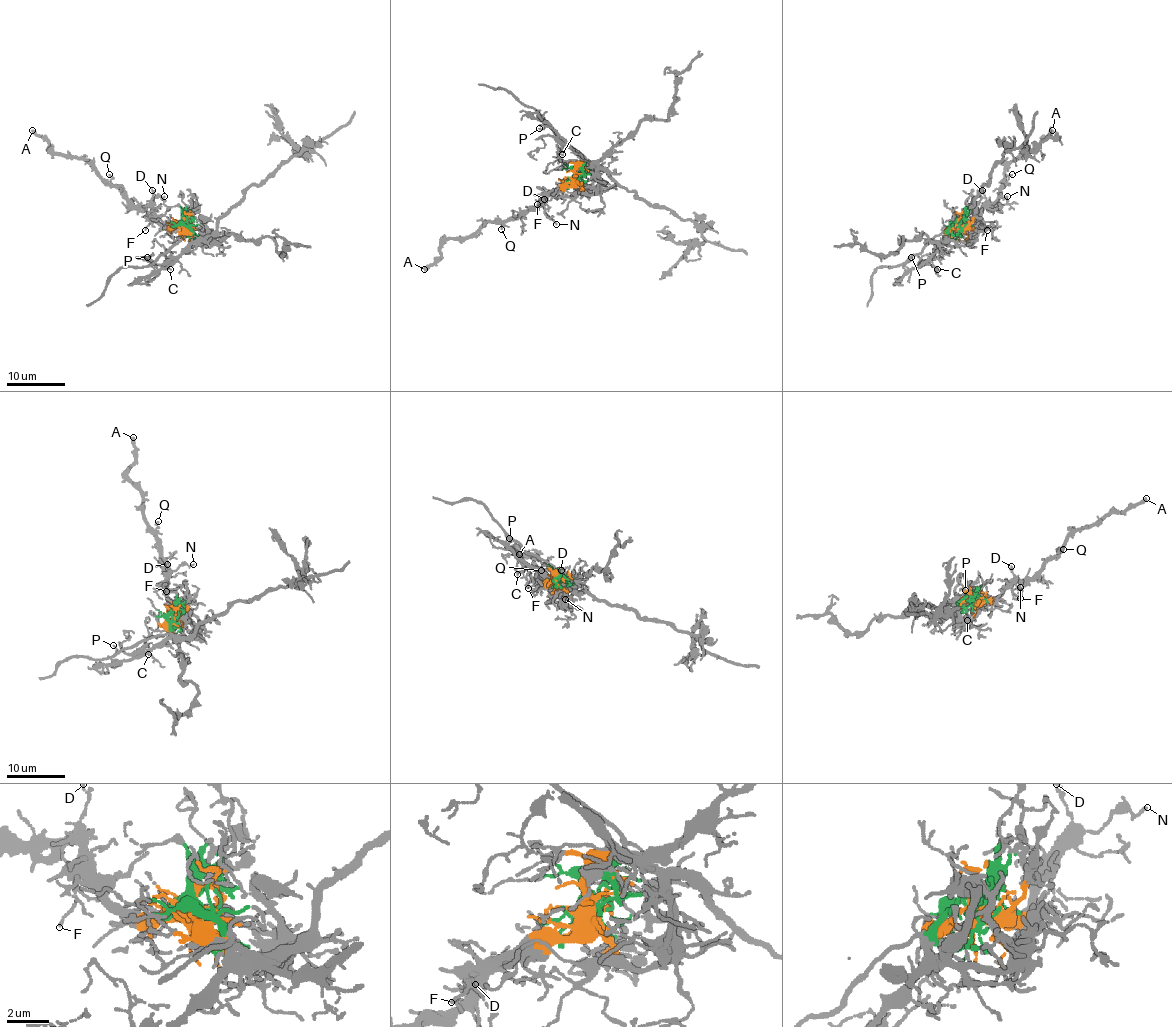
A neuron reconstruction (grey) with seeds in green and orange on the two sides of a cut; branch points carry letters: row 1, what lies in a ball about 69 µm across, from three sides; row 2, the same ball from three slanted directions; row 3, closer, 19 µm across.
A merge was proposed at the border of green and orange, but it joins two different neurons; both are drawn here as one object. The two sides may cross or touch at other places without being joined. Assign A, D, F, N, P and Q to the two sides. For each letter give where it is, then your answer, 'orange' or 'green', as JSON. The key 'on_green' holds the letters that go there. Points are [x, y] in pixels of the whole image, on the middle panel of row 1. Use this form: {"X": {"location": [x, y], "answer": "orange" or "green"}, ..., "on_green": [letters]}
{"A": {"location": [424, 269], "answer": "orange"}, "D": {"location": [544, 199], "answer": "orange"}, "F": {"location": [537, 204], "answer": "orange"}, "N": {"location": [556, 224], "answer": "orange"}, "P": {"location": [539, 128], "answer": "green"}, "Q": {"location": [501, 229], "answer": "orange"}, "on_green": ["P"]}

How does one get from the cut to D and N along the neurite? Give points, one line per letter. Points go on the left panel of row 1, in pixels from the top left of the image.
D: (183, 224), (164, 227), (159, 221), (151, 189)
N: (183, 224), (164, 227), (151, 208), (153, 201), (164, 196)

